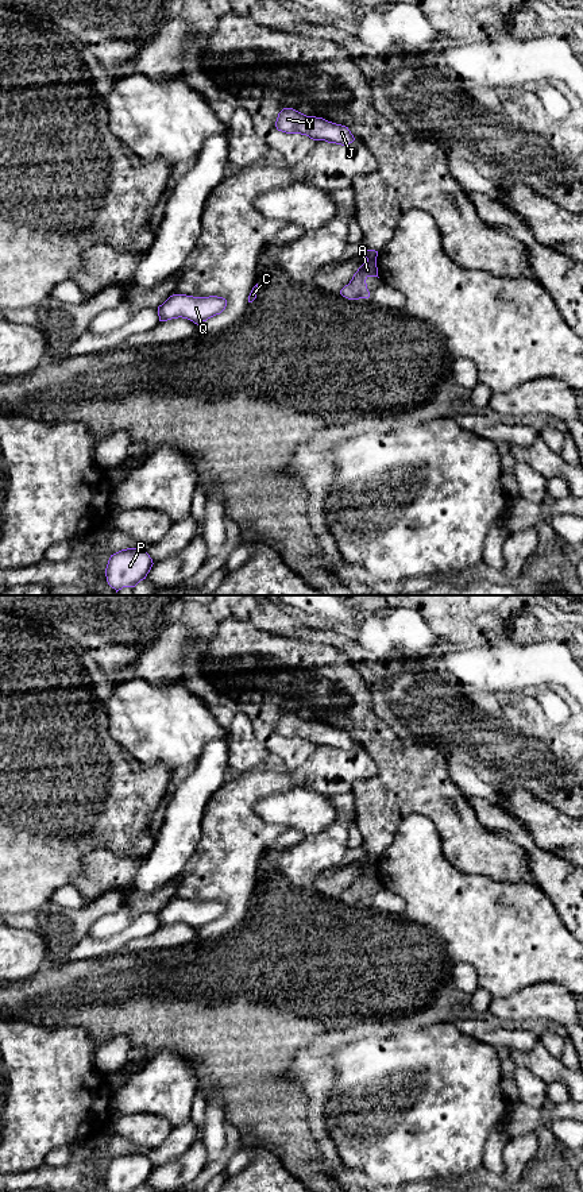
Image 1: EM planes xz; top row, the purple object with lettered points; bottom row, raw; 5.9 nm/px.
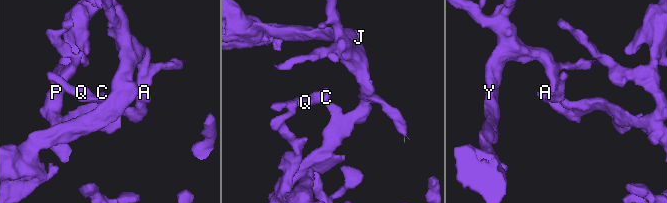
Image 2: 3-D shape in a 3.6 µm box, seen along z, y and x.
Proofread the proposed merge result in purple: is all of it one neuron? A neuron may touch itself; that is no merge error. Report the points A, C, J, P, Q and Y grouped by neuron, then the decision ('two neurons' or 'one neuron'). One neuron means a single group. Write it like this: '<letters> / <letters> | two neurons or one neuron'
A C P Q / J Y | two neurons

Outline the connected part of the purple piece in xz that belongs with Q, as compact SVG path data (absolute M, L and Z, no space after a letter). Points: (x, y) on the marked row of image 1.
M173 294L158 306L158 316L159 321L182 317L198 325L200 323L220 315L225 306L227 300L217 296L193 297Z

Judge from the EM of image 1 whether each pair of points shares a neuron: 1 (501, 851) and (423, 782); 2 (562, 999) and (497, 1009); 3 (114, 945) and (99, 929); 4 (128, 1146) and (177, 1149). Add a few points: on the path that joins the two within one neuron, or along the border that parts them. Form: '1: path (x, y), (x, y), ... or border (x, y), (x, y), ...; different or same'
1: path (481, 841), (441, 802); same
2: path (545, 1000), (513, 1007); same
3: border (134, 919), (108, 938), (88, 937); different
4: path (141, 1149), (145, 1152), (165, 1152); same

